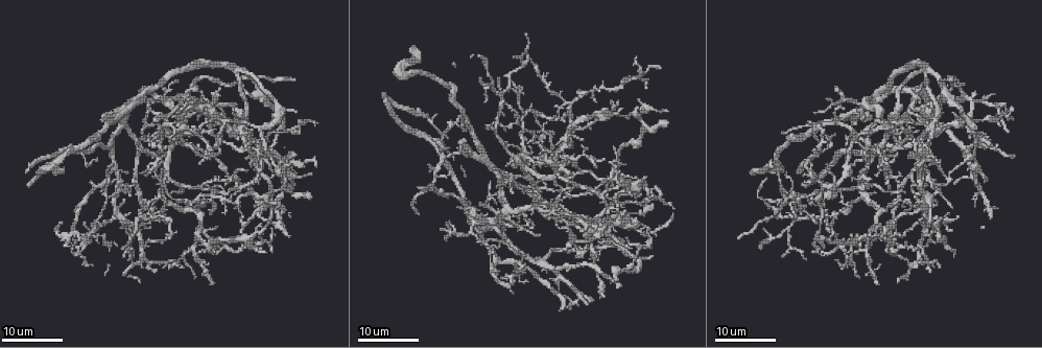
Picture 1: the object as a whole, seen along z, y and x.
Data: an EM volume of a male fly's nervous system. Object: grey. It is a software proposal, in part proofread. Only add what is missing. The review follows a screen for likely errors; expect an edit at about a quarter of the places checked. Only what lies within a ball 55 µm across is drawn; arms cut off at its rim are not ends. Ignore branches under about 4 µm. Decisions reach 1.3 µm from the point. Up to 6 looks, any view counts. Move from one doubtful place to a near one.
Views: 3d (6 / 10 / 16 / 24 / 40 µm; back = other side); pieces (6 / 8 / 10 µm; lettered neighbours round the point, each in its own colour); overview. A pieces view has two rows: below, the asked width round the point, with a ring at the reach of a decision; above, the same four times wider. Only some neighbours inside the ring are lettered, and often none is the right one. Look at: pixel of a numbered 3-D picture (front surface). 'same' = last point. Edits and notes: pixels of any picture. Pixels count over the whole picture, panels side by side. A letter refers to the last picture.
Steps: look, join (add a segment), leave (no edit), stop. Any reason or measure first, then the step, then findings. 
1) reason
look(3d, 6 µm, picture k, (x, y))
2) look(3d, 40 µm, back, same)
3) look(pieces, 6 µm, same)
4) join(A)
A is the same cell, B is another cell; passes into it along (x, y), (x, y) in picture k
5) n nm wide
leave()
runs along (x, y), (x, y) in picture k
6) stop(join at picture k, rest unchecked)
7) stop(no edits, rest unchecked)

free end
look(3d, 24 µm, picture 1, (584, 231))

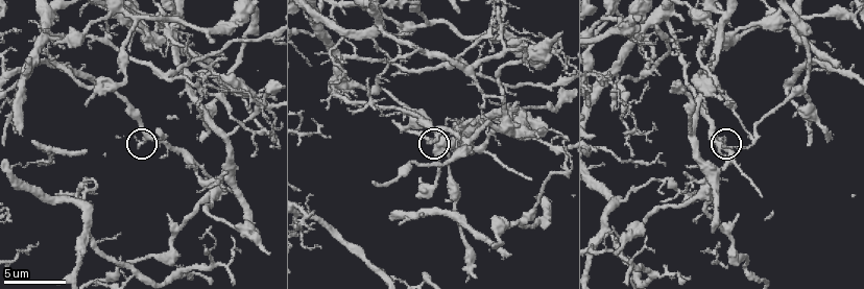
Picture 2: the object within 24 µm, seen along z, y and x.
what lies round it
look(pieces, 10 µm, picture 2, (429, 142))

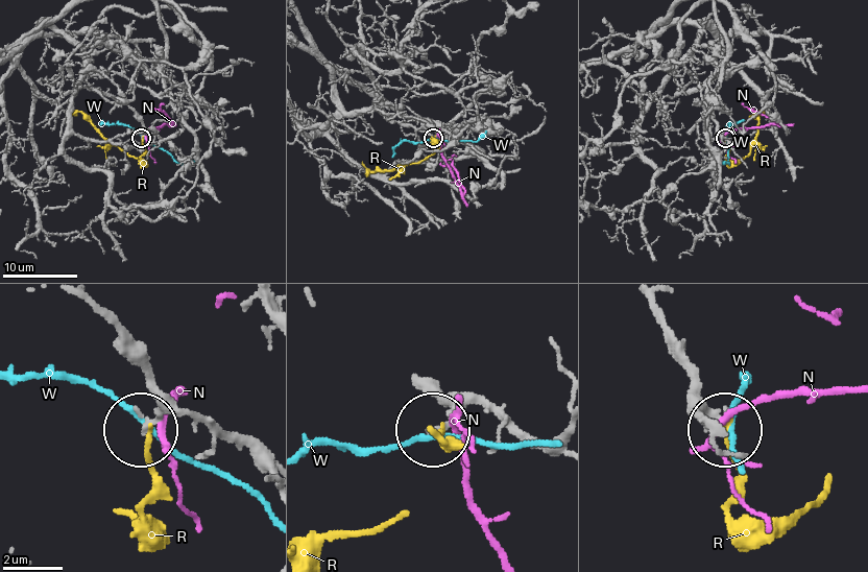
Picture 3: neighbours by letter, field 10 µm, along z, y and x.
leave()
N, R and W are other cells; no lettered segment goes on from it

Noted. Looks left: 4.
an open end
look(3d, 24 µm, picture 1, (817, 151))

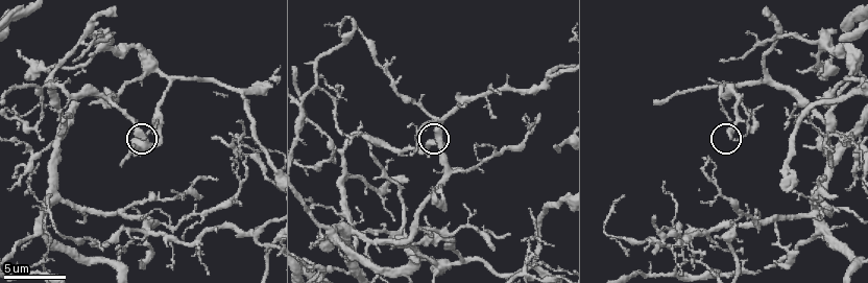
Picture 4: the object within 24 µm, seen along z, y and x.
look(pieces, 10 µm, picture 4, (145, 136))

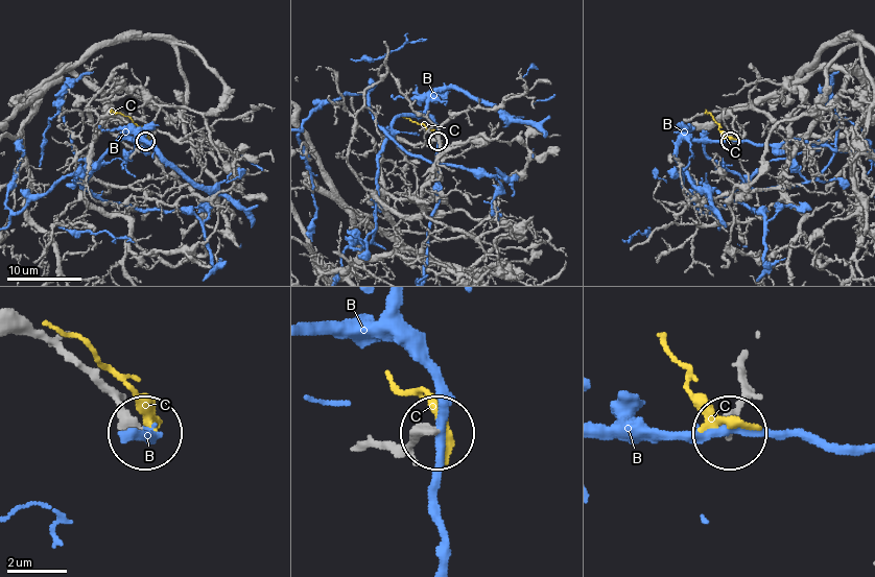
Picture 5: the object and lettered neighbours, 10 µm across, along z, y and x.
310 nm wide
leave()
B and C are other cells; runs along (740, 362), (740, 408), (728, 428) in picture 5; none of them fits

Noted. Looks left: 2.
thin end
look(pieces, 8 µm, picture 2, (57, 194))

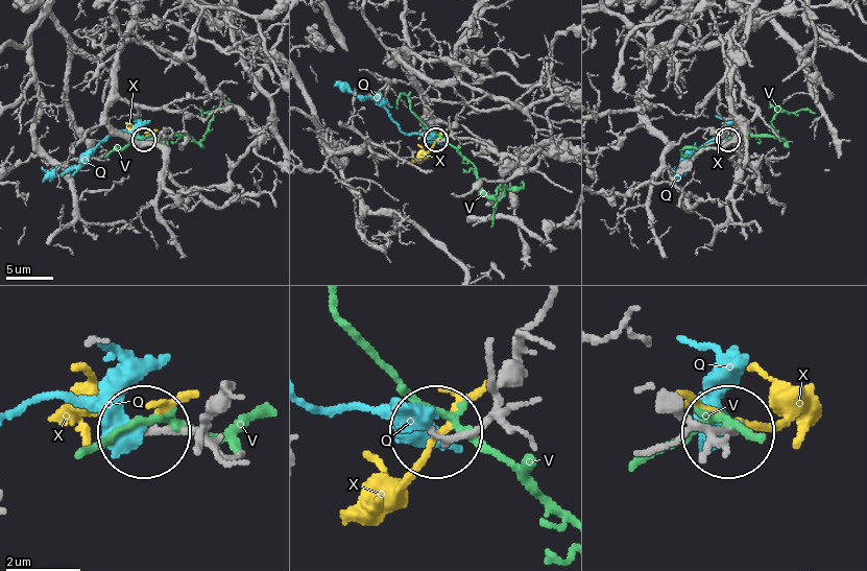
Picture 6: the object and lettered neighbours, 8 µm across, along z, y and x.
170 nm wide
leave()
Q, V and X are other cells; runs along (549, 303), (487, 415), (443, 434) in picture 6; none of them fits

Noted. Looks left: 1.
stop(no edits, rest unchecked)

